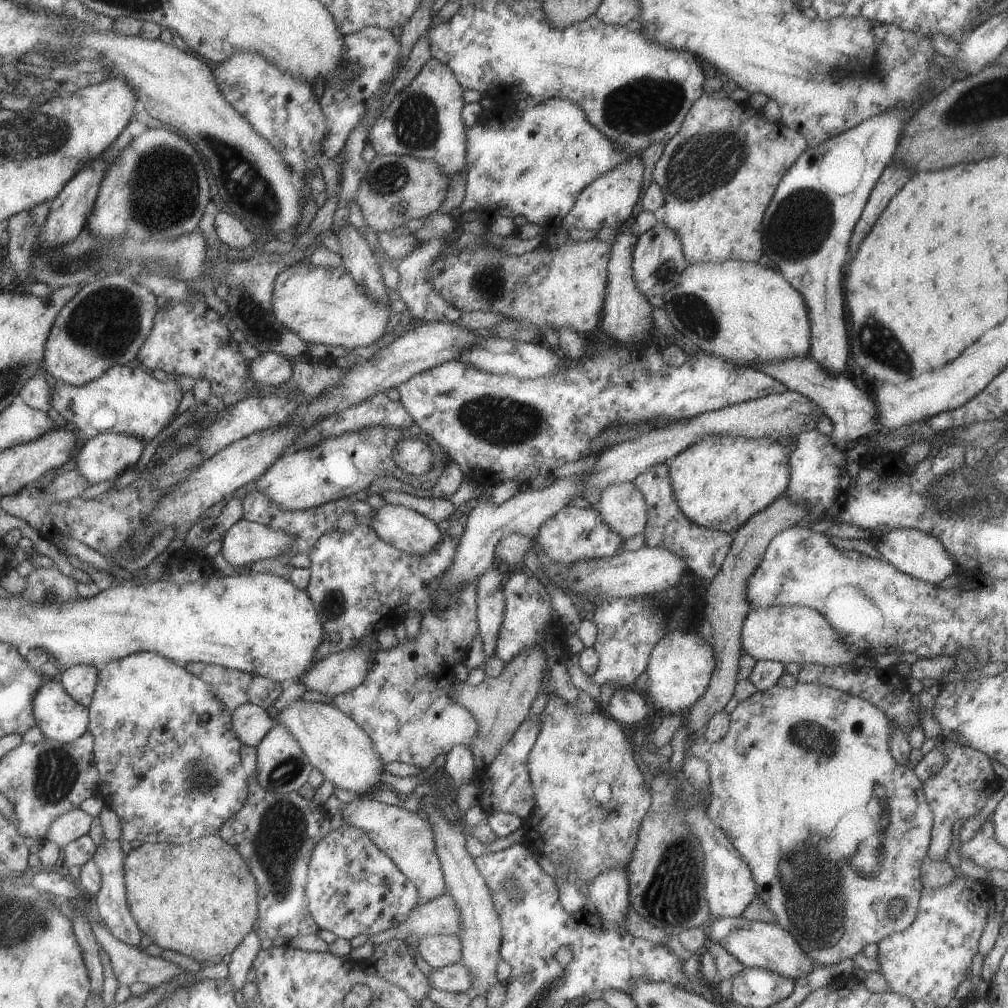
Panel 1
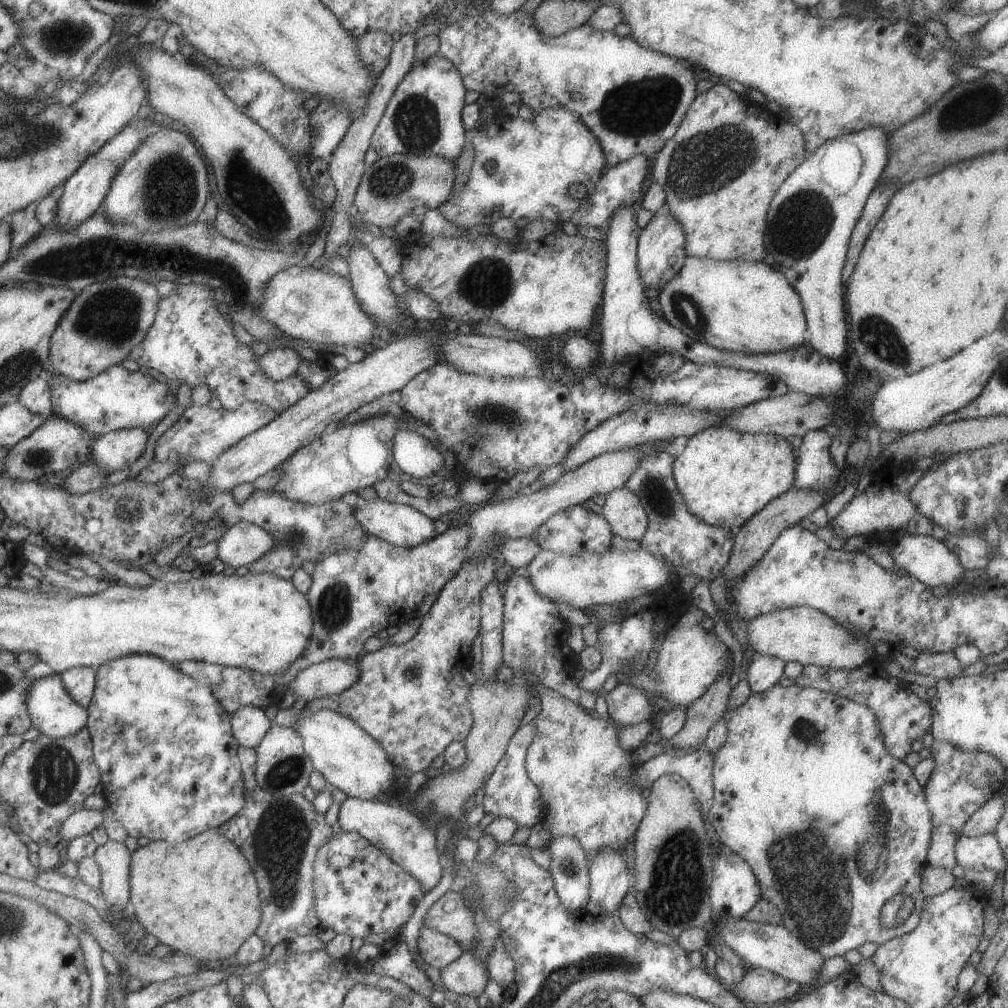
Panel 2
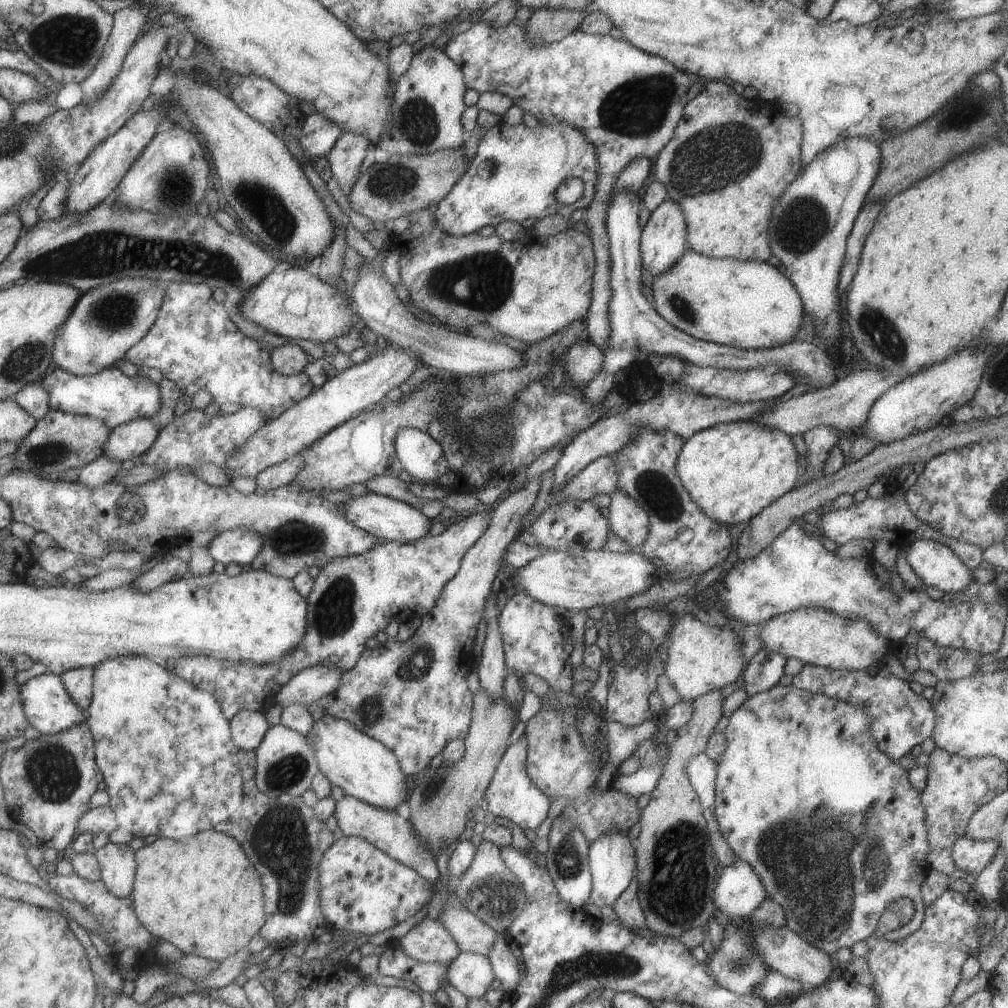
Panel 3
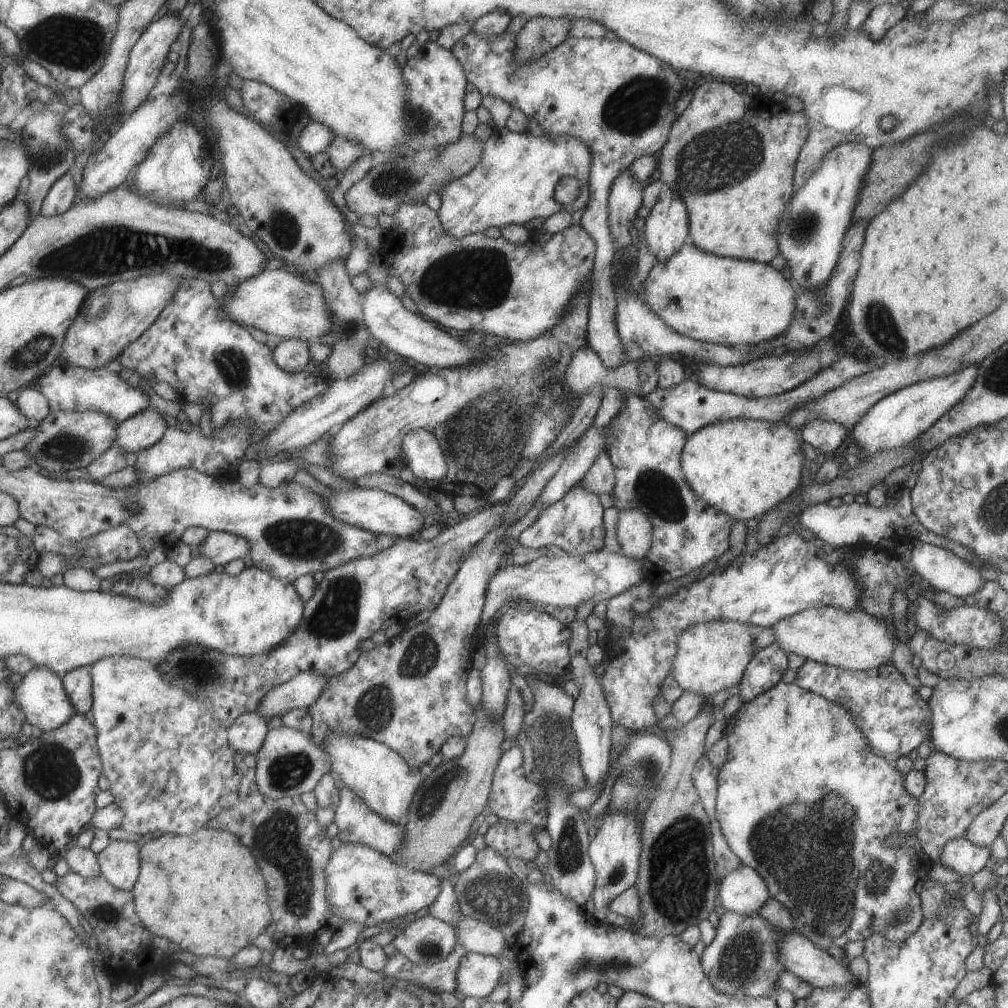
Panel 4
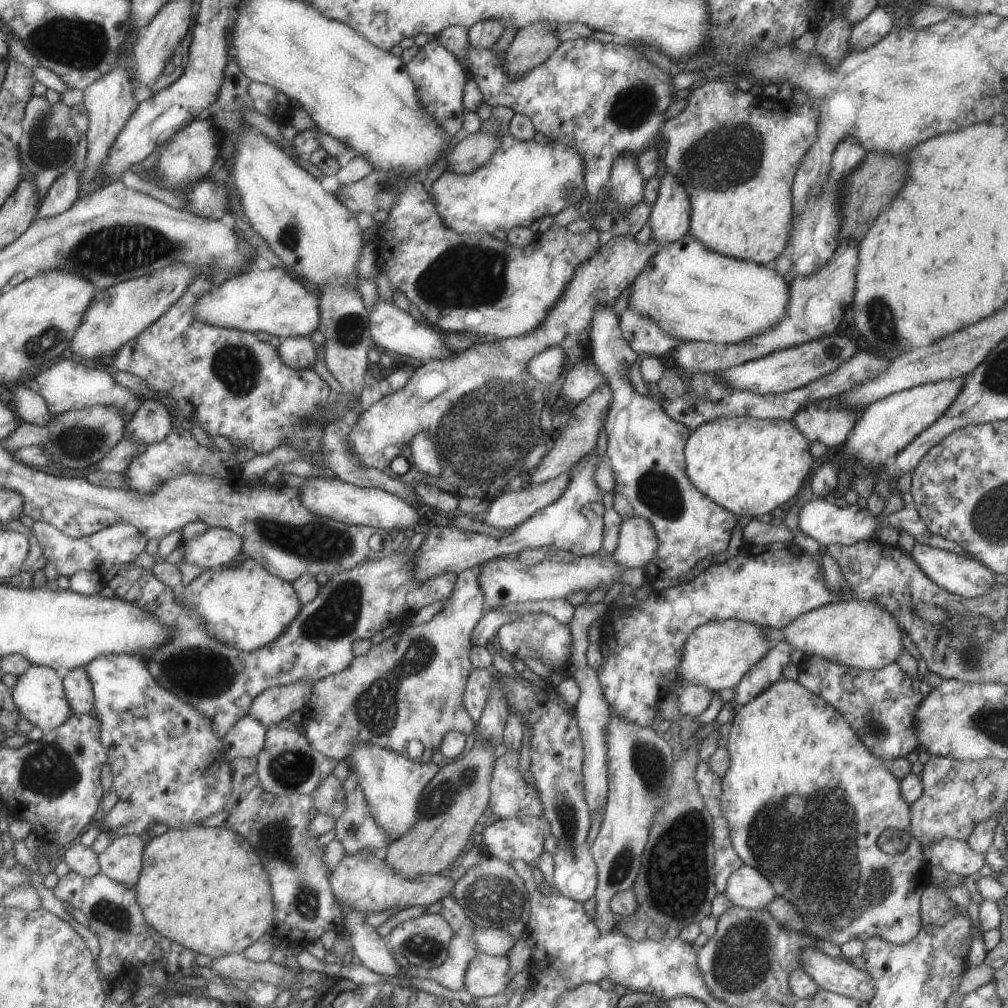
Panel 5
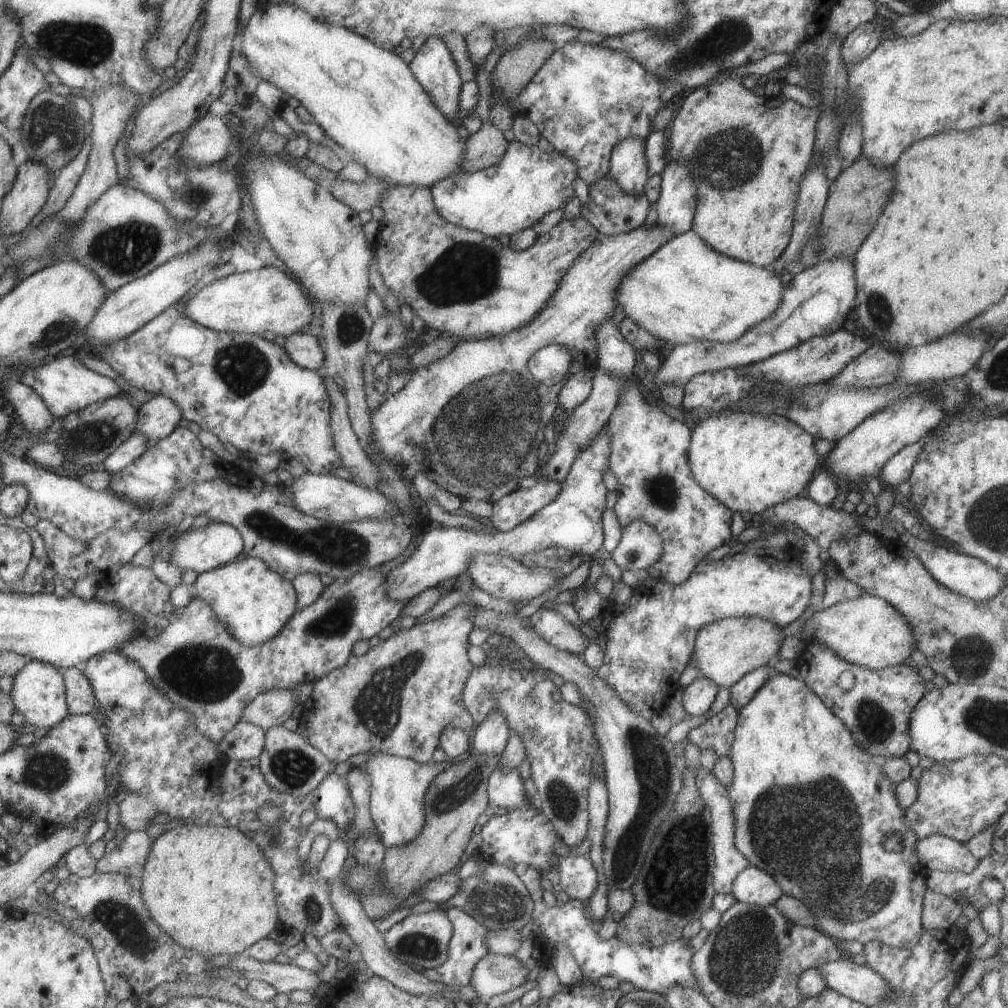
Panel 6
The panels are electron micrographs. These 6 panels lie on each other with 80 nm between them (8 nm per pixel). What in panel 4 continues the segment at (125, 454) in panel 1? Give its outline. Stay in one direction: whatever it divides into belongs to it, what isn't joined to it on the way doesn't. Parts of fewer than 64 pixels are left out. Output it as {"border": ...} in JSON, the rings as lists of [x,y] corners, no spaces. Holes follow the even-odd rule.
{"border":[[[147,407],[118,423],[114,444],[126,454],[139,452],[155,444],[167,427],[163,415],[155,407]]]}

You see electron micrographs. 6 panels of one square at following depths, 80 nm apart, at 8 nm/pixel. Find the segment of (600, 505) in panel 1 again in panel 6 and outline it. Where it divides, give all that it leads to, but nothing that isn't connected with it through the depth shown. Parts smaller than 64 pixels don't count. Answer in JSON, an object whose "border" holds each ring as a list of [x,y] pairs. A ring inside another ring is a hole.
{"border":[[[633,520],[623,526],[621,540],[611,552],[611,558],[619,570],[646,570],[662,554],[661,538],[657,532],[646,524]]]}

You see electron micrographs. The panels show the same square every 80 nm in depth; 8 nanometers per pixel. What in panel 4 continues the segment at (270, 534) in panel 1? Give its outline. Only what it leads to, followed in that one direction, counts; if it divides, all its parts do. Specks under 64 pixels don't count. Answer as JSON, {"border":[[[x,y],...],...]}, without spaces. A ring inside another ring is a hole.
{"border":[[[208,531],[196,554],[207,558],[215,567],[223,566],[237,558],[243,559],[249,551],[249,543],[242,536],[225,531]]]}

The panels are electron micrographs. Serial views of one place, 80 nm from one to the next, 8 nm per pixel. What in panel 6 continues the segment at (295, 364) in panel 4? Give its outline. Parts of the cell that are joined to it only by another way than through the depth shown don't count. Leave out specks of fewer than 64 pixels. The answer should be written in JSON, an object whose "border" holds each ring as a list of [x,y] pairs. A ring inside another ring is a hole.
{"border":[[[297,331],[285,337],[283,348],[287,356],[298,367],[322,371],[326,369],[319,336],[311,336],[308,331]]]}

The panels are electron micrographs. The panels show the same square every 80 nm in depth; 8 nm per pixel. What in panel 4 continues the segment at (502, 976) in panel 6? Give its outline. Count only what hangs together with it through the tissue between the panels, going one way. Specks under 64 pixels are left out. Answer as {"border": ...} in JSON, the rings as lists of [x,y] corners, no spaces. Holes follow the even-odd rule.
{"border":[[[467,951],[456,972],[456,991],[460,990],[466,996],[486,998],[500,982],[501,972],[497,957]]]}

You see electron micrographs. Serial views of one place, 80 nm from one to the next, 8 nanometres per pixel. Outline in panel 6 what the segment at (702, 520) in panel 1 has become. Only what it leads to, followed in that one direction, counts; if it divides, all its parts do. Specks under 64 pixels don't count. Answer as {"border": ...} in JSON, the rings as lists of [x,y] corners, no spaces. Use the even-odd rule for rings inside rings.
{"border":[[[753,412],[721,413],[699,420],[691,430],[687,460],[691,476],[701,490],[705,490],[731,512],[747,512],[753,516],[796,497],[807,486],[818,458],[814,442],[814,438],[784,416],[761,416]]]}

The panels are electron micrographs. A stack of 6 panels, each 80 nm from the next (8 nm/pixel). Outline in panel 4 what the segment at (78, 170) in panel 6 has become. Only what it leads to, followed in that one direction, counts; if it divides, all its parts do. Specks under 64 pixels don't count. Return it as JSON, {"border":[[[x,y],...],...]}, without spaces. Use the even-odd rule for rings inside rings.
{"border":[[[68,173],[62,174],[45,193],[39,215],[52,217],[65,212],[76,199],[78,190]]]}

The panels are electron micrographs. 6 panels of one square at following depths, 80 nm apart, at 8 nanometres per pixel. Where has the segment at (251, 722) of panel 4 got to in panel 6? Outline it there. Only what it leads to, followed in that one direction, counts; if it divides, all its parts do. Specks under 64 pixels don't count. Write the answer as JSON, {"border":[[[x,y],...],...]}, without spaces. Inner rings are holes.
{"border":[[[237,721],[216,744],[227,759],[257,759],[264,747],[264,730],[258,726]]]}

